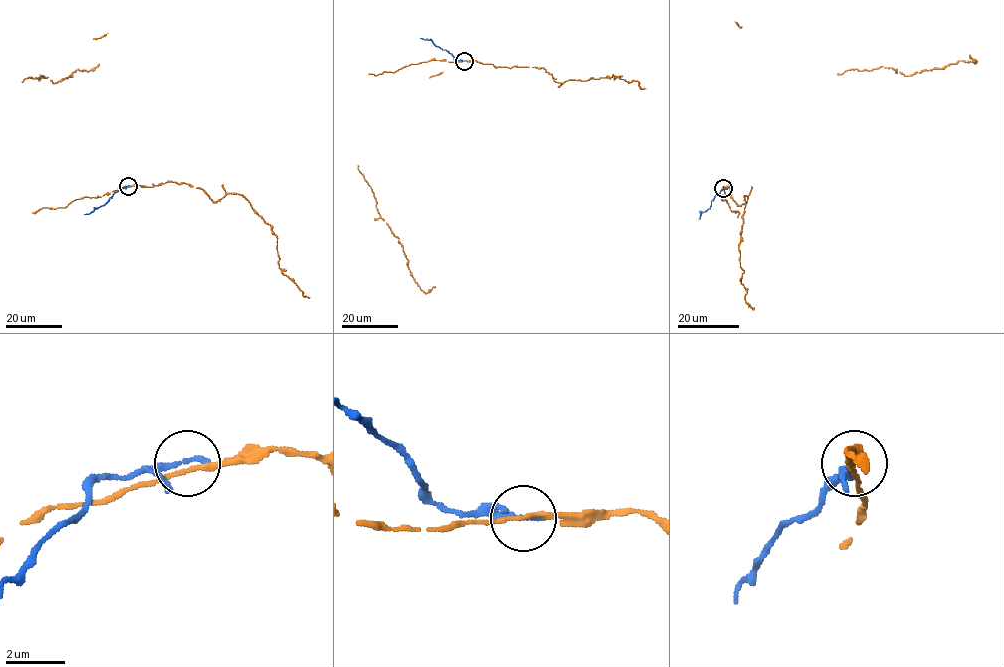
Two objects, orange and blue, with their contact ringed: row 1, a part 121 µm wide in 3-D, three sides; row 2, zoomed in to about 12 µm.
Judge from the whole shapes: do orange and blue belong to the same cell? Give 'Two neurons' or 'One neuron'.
Two neurons

